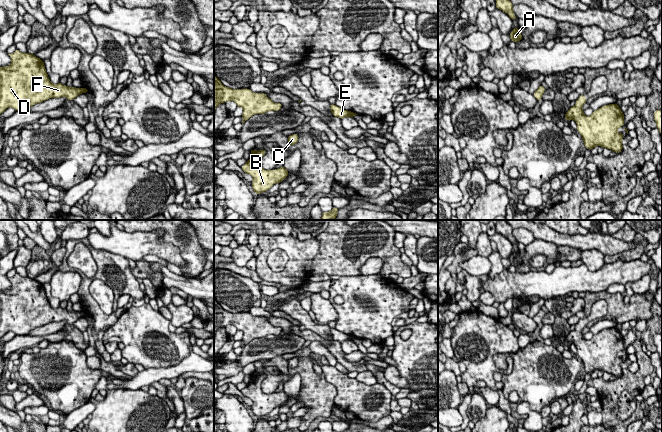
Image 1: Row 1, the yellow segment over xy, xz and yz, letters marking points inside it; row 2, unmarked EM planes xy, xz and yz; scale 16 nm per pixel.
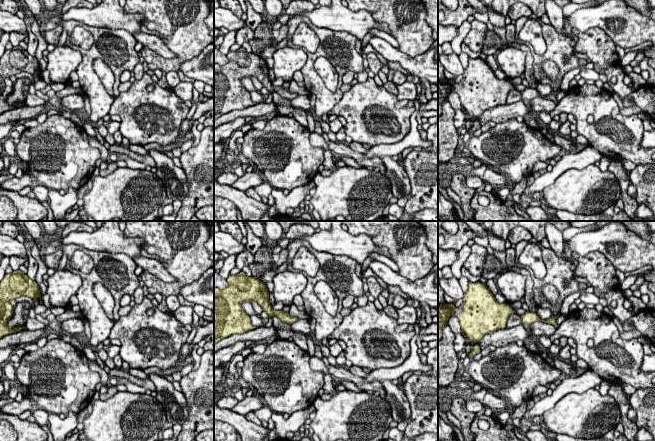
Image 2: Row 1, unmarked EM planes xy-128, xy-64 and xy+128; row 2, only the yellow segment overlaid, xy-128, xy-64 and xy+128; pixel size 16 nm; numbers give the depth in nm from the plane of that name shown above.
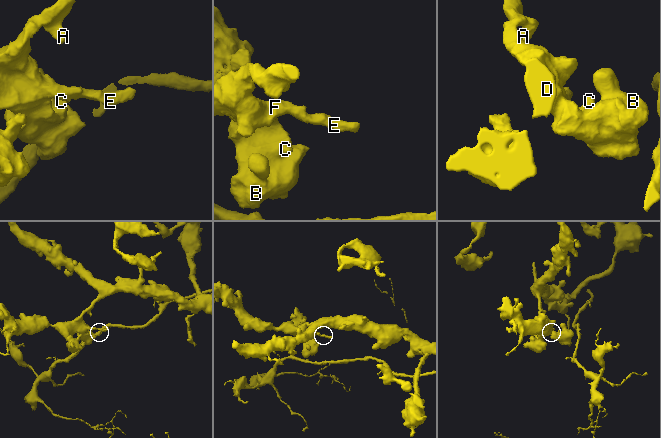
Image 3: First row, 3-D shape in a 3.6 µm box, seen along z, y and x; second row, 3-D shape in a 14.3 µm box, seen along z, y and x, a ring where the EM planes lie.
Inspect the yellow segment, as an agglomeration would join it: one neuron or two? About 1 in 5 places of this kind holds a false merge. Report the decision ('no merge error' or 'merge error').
no merge error

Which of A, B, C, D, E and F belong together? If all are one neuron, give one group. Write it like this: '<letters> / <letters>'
A B C D E F

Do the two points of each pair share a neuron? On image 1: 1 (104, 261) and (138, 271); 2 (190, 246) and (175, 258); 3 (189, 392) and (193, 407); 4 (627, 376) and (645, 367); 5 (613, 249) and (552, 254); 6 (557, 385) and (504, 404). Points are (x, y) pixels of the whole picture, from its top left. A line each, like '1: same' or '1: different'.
1: different
2: different
3: same
4: same
5: different
6: different

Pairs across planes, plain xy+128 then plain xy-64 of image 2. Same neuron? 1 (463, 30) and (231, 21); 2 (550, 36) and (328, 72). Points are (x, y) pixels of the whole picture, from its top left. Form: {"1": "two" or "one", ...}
{"1": "two", "2": "two"}

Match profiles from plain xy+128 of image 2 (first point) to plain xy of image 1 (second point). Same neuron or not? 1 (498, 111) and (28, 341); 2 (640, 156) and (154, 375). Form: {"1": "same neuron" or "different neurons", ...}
{"1": "same neuron", "2": "different neurons"}

